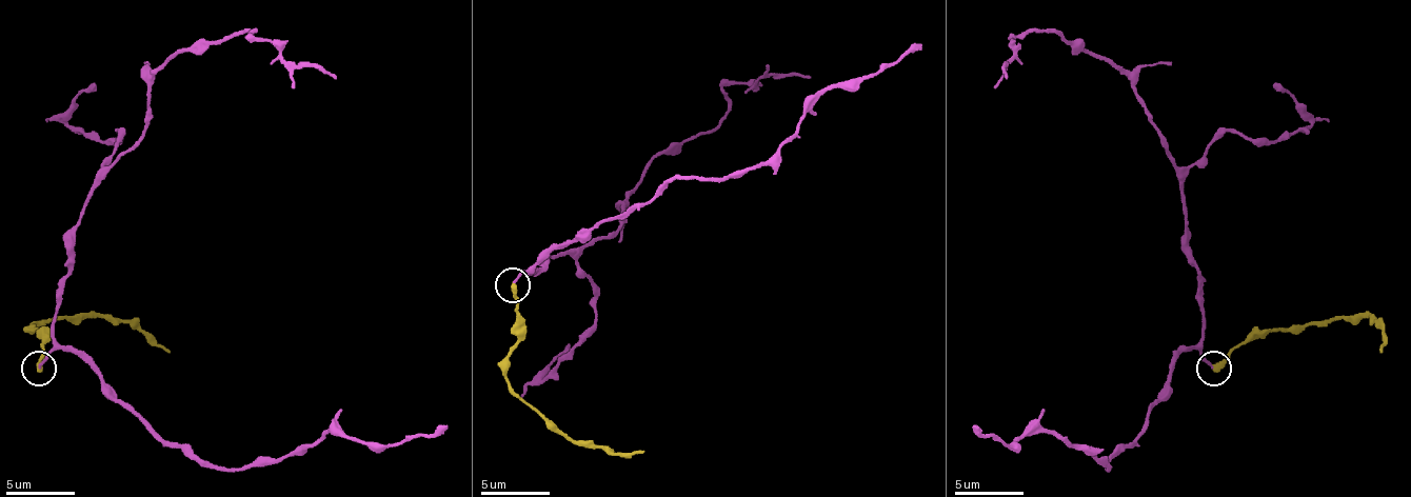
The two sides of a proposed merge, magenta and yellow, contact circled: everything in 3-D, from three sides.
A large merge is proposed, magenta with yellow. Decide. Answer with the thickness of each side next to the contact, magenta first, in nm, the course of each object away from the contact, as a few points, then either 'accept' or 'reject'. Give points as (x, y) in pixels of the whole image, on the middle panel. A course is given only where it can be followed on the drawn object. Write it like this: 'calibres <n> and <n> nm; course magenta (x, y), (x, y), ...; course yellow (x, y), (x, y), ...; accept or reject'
calibres 140 and 400 nm; course magenta (514, 282), (617, 231), (621, 202), (659, 154), (718, 123), (724, 88), (762, 75), (811, 78); course yellow (514, 285), (517, 341), (507, 358), (507, 382), (573, 441), (646, 452); accept

